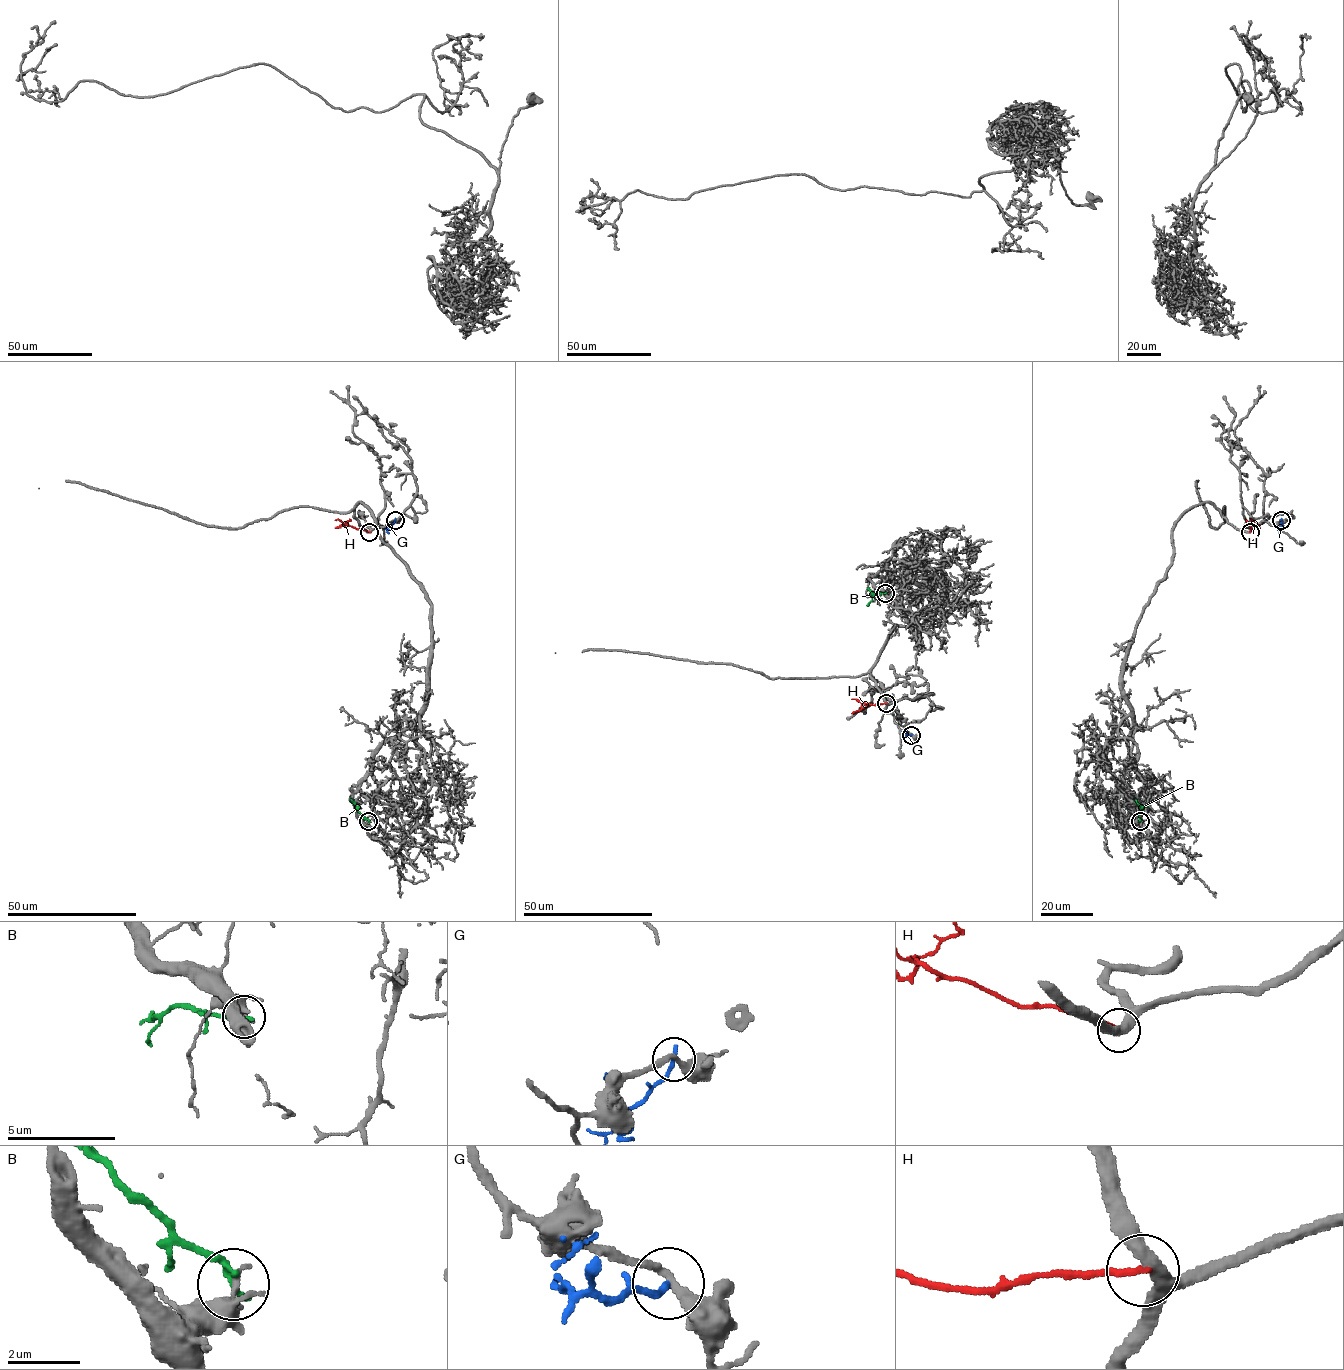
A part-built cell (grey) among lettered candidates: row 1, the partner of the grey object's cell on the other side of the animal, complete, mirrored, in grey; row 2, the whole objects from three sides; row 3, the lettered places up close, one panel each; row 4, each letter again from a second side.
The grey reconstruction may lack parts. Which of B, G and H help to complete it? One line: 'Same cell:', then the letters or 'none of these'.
Same cell: none of these

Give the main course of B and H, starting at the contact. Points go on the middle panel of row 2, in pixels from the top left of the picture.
B: (885, 593), (876, 592), (867, 605)
H: (885, 703), (863, 703), (861, 709), (852, 713)

